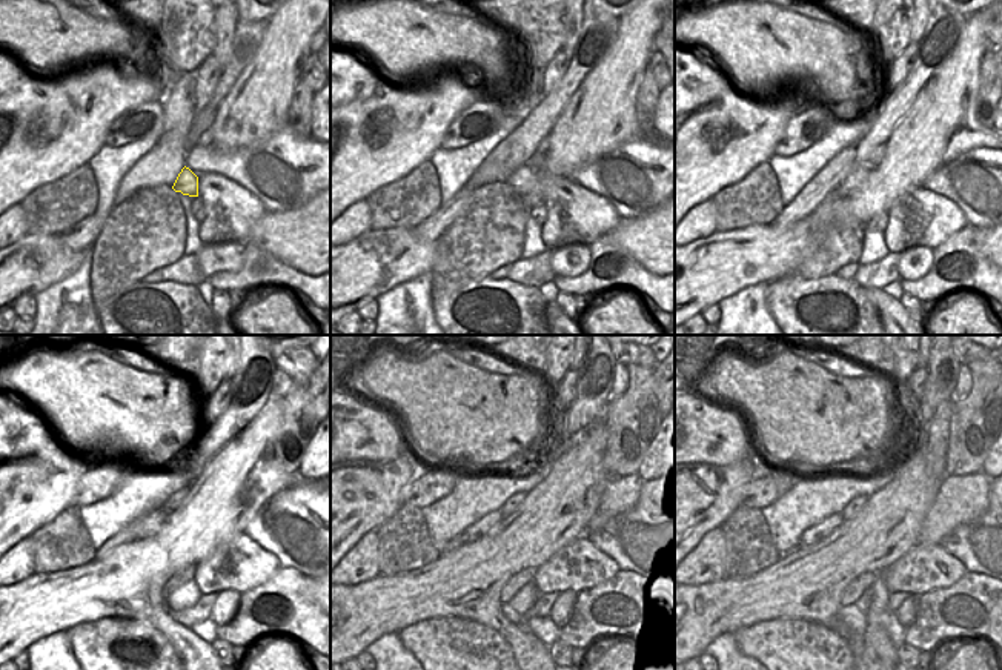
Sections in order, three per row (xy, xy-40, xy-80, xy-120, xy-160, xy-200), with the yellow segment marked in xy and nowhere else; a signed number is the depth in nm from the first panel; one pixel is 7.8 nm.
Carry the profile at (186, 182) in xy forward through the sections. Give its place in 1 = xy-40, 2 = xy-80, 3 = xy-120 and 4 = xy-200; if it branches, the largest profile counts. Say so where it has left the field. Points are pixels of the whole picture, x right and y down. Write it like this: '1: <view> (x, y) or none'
1: xy-40 (524, 179)
2: xy-80 (858, 174)
3: xy-120 (149, 524)
4: xy-200 (826, 527)

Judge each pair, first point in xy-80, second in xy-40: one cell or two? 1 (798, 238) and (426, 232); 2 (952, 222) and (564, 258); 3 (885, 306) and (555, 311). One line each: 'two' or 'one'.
1: two
2: two
3: one

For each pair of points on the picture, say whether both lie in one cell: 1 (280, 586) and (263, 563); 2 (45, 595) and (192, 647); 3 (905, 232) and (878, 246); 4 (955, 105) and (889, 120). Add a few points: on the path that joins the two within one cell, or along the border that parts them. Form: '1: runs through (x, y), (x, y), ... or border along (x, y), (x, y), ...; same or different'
1: border along (277, 567), (262, 583), (242, 593); different
2: runs through (82, 595), (136, 595), (155, 613); same
3: border along (884, 231), (884, 243), (890, 251); different
4: border along (922, 88), (884, 143); different

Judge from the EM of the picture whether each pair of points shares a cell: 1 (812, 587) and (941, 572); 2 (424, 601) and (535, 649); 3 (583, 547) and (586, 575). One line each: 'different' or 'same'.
1: different
2: same
3: same

